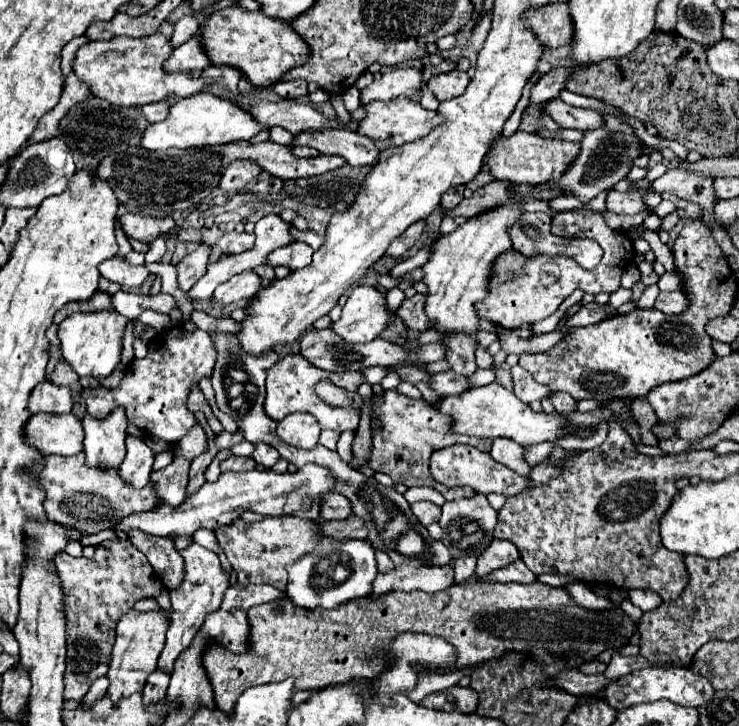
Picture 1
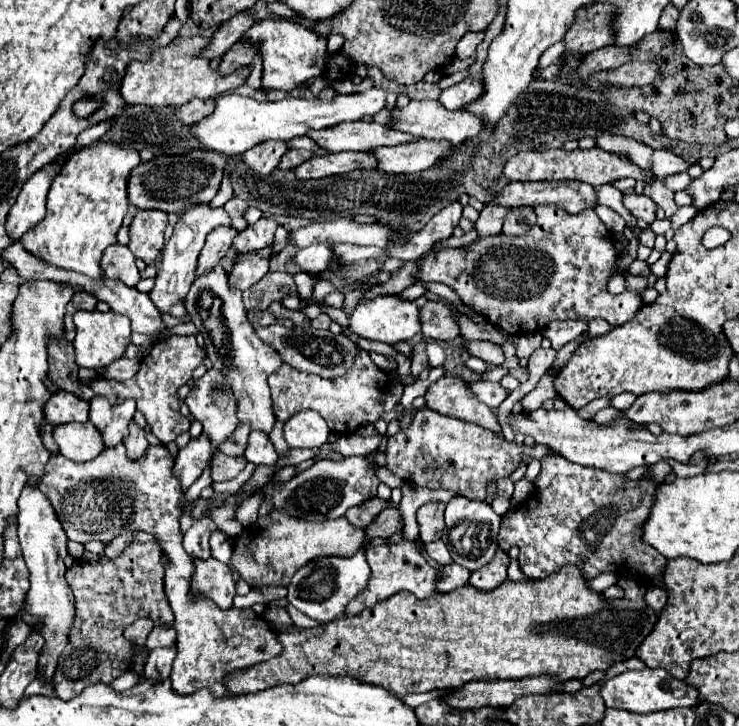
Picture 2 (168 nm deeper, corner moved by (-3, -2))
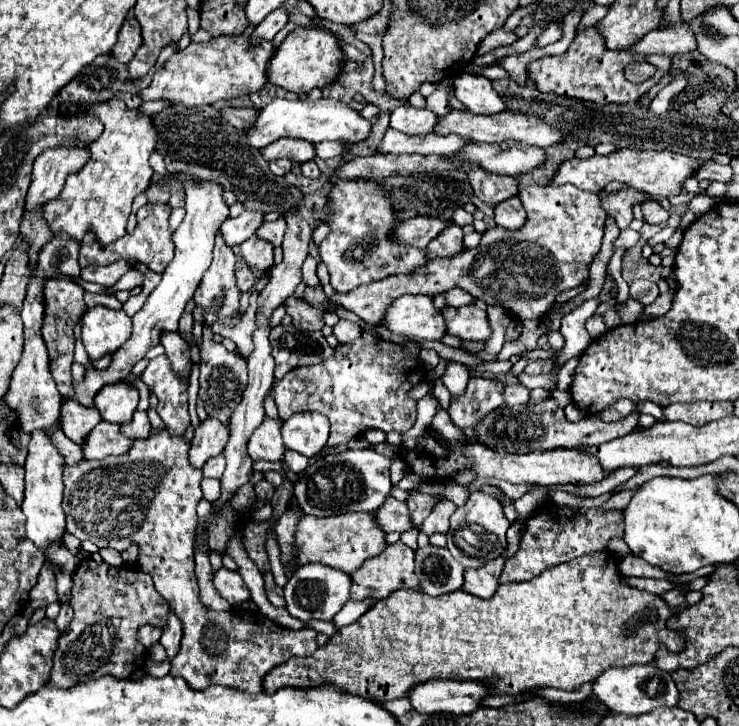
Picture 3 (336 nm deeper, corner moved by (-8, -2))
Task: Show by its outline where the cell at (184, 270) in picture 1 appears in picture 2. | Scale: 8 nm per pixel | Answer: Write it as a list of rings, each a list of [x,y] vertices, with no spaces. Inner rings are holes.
[[[215,227],[209,235],[207,235],[207,243],[199,255],[199,267],[197,267],[197,275],[203,275],[205,271],[211,271],[223,257],[225,253],[231,249],[231,243],[235,239],[239,231],[233,227]]]

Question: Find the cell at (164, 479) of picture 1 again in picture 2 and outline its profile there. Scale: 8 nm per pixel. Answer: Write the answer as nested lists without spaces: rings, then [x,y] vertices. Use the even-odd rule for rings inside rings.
[[[201,433],[197,439],[191,439],[185,447],[179,449],[175,457],[173,473],[181,481],[183,491],[187,491],[189,485],[201,477],[203,469],[211,461],[211,455],[213,455],[213,447],[209,439],[205,439],[205,433]]]

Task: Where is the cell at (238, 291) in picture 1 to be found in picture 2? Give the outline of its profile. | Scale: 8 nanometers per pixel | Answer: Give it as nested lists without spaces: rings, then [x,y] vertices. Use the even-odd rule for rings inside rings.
[[[239,253],[235,267],[229,275],[229,283],[241,291],[255,285],[269,271],[269,259],[261,259],[253,253]]]

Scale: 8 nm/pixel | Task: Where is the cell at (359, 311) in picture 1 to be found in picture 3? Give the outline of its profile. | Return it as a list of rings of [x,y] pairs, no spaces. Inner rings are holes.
[[[402,295],[394,299],[380,325],[390,333],[426,341],[440,341],[446,333],[442,313],[434,309],[430,295]]]

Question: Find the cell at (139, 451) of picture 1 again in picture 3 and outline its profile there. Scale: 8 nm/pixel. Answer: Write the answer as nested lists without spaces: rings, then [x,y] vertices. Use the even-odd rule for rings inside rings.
[[[136,411],[132,417],[132,423],[122,427],[122,433],[128,439],[146,439],[150,435],[150,421],[146,411]]]

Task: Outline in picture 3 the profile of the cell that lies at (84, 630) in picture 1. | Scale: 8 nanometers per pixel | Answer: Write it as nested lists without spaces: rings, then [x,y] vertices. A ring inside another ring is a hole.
[[[88,559],[76,567],[72,583],[70,605],[74,609],[74,619],[60,635],[50,683],[58,689],[70,689],[102,675],[128,679],[134,671],[144,667],[146,659],[146,649],[136,643],[136,631],[142,625],[166,625],[170,613],[166,599],[162,599],[150,575],[140,567],[110,567],[104,561],[96,563]]]

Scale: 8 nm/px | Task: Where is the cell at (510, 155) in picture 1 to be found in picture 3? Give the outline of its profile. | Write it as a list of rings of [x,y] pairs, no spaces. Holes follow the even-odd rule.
[[[618,149],[610,155],[592,155],[588,159],[572,157],[560,163],[556,169],[550,185],[566,185],[572,183],[584,191],[598,193],[604,189],[610,181],[622,181],[638,191],[644,191],[648,195],[660,195],[660,197],[672,197],[678,195],[680,185],[684,179],[692,177],[692,171],[696,169],[698,161],[690,159],[680,153],[672,151],[636,151],[636,149]]]

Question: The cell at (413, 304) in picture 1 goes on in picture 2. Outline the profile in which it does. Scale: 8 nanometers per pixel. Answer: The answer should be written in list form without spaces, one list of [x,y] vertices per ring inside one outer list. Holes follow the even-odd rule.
[[[429,301],[425,307],[421,307],[421,325],[423,335],[433,341],[453,341],[461,335],[455,313],[439,301]]]

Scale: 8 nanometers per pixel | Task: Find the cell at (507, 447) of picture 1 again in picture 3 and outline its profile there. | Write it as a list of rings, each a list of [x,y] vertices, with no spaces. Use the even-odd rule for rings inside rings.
[[[470,377],[462,395],[450,397],[450,419],[462,429],[474,429],[488,413],[502,405],[502,383],[494,379]]]

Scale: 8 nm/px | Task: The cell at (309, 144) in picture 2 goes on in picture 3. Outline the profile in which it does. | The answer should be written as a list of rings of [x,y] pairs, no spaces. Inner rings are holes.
[[[336,141],[318,143],[318,145],[316,145],[316,155],[318,155],[320,159],[332,159],[332,157],[338,157],[338,155],[342,155],[342,145],[336,143]]]

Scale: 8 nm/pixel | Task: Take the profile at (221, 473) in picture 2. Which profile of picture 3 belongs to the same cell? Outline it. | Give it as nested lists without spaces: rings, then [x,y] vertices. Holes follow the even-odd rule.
[[[216,455],[214,459],[210,459],[210,463],[206,463],[206,467],[204,467],[202,471],[204,471],[204,477],[220,479],[222,473],[224,473],[224,467],[226,467],[226,459],[224,459],[224,455]]]

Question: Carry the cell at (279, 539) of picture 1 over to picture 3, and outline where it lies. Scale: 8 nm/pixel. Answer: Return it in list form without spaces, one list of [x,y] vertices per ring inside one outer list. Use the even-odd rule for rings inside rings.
[[[346,513],[346,515],[332,515],[332,517],[322,517],[322,519],[302,515],[294,533],[296,555],[290,563],[284,565],[284,569],[286,569],[286,575],[290,577],[300,565],[322,563],[322,565],[340,569],[344,573],[352,573],[370,555],[378,555],[378,551],[382,551],[384,545],[386,545],[384,533],[374,523],[372,513]]]

